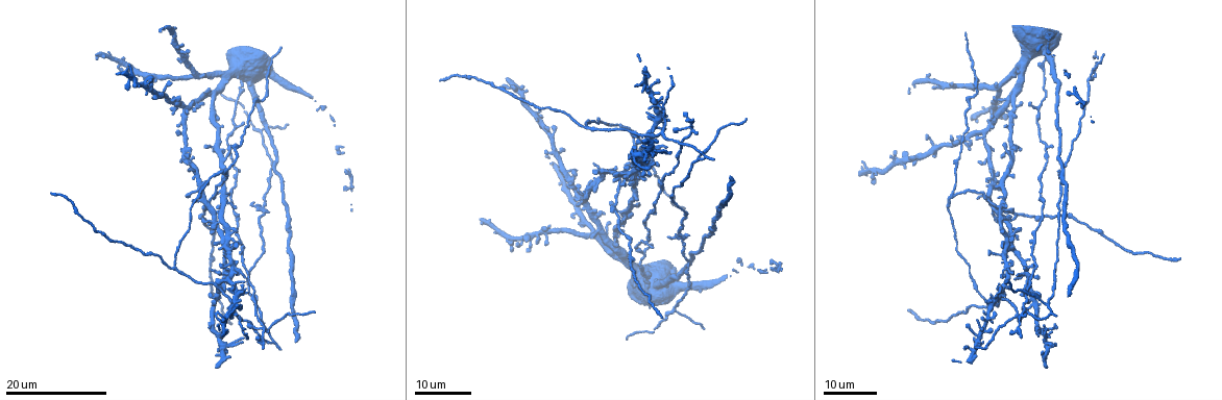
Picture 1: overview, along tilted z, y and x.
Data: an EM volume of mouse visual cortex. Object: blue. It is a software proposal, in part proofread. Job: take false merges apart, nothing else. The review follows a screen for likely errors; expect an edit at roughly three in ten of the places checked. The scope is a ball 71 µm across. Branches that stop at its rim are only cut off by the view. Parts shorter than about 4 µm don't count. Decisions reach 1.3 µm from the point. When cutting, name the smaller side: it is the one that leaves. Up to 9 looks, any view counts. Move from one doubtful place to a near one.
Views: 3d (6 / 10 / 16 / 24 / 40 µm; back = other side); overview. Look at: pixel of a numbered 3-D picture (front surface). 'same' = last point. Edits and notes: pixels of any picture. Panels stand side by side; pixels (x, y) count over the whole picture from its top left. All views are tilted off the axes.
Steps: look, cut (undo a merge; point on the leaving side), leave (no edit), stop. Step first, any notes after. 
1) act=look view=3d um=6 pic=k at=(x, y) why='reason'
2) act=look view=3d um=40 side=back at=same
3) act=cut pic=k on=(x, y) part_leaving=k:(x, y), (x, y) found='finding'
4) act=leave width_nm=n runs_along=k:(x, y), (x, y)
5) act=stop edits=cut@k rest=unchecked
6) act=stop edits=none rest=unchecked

act=look view=3d um=16 pic=1 at=(262, 209) why='four-way junction'

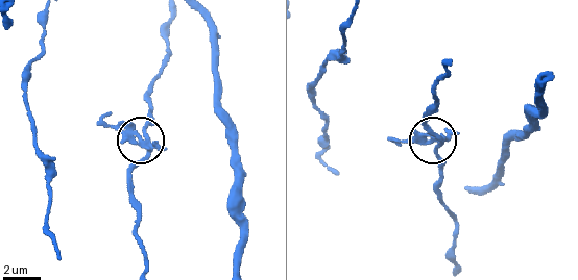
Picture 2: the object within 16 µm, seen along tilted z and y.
act=look view=3d um=6 pic=2 at=(428, 142) why='closer look'

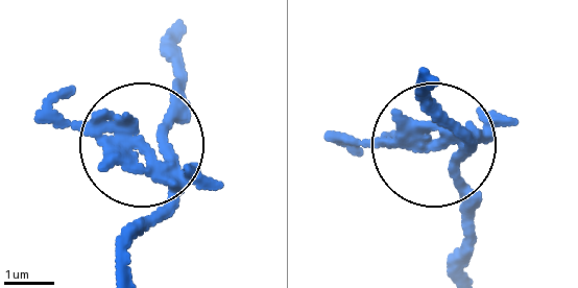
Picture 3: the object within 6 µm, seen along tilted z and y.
act=cut pic=3 on=(111, 129) arms=4 part_leaving=3:(165, 169), (82, 135), (63, 112), (67, 92) found='a second neuron is stuck on'

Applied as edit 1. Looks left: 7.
act=look view=overview

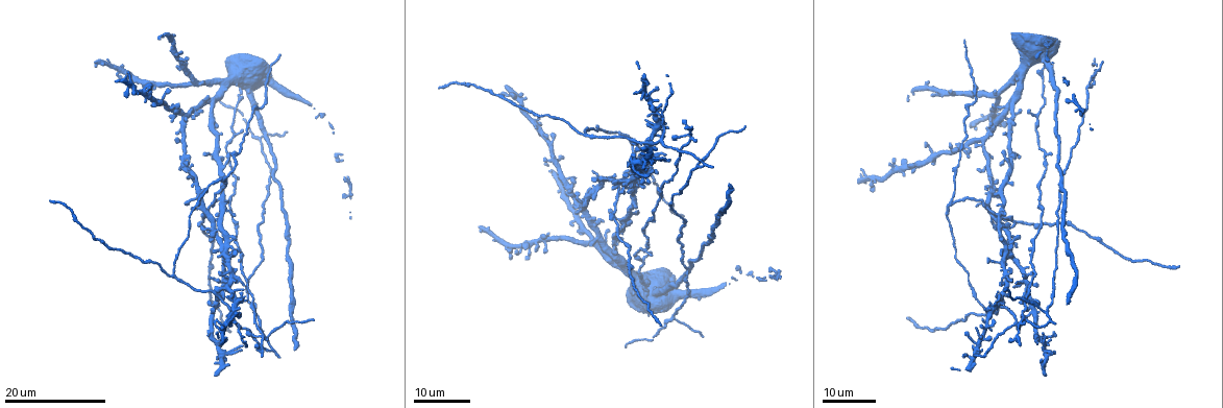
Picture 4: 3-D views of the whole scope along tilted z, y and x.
act=look view=3d um=24 pic=4 at=(948, 202) why='three arms meet'

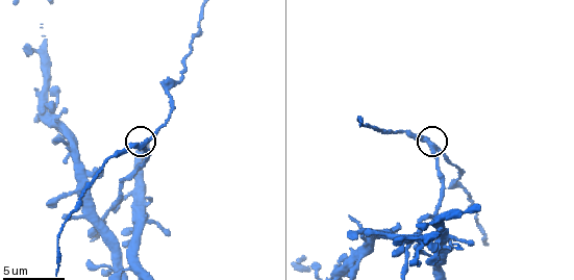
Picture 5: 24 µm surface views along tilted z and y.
act=look view=3d um=6 pic=5 at=(139, 146)

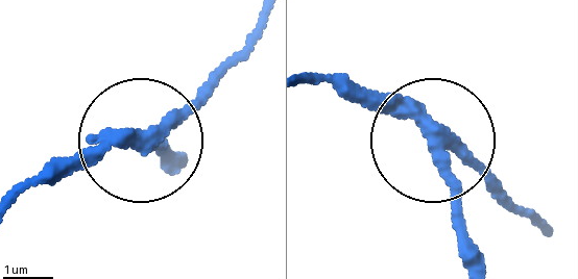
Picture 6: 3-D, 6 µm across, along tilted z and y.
act=cut pic=6 on=(458, 193) arms=3 part_leaving=6:(427, 122), (465, 260) found='a second neuron is stuck on'

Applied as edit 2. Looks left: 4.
act=look view=overview

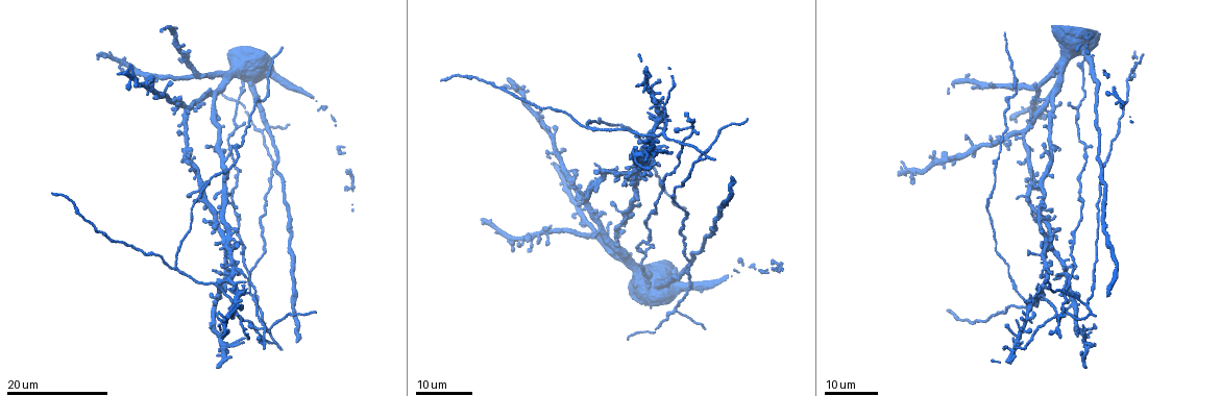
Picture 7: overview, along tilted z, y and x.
act=look view=3d um=16 pic=7 at=(586, 126) why='small branch off a trunk'

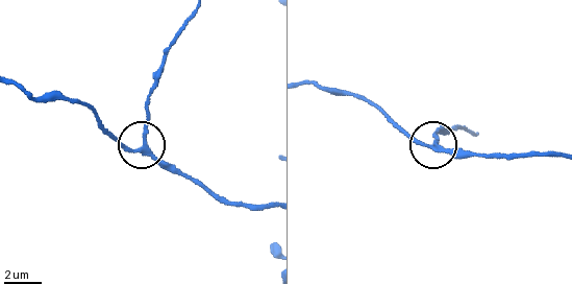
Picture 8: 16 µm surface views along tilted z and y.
act=look view=3d um=6 pic=8 at=(144, 142)

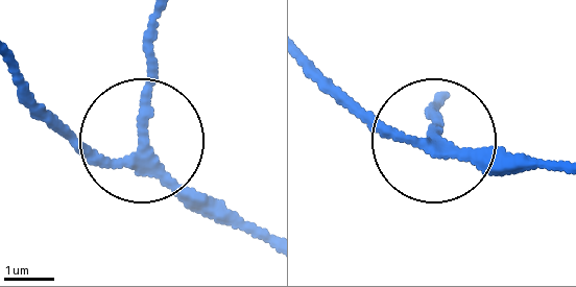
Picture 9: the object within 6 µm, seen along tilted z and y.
act=leave runs_along=9:(551, 164), (398, 135), (327, 77) found='one neuron here'

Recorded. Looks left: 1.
act=stop edits=cut@3,cut@6 rest=unchecked

